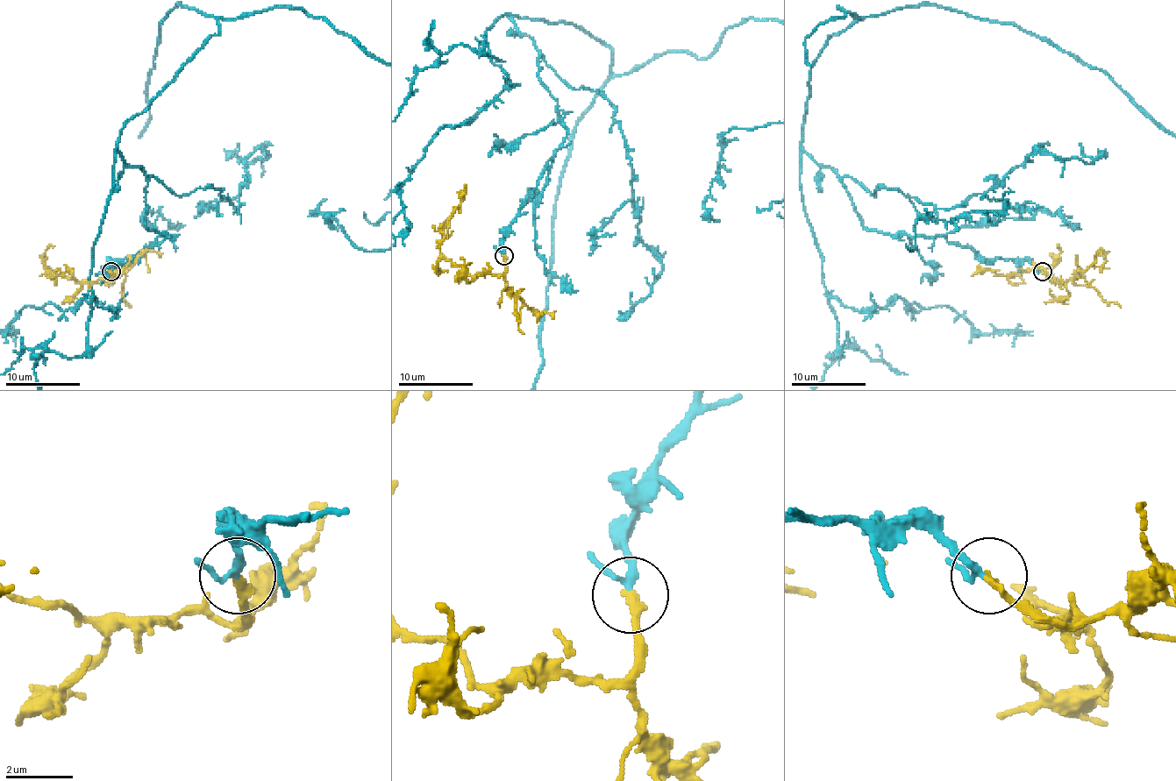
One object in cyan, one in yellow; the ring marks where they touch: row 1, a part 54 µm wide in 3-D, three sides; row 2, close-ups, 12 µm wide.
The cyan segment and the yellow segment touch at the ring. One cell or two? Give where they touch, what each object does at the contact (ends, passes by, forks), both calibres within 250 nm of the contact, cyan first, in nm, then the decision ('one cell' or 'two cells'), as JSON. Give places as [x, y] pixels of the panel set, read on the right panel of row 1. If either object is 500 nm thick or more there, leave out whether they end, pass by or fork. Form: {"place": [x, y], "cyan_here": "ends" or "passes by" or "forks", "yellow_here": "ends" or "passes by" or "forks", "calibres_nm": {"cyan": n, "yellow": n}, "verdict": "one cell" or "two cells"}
{"place": [1043, 272], "cyan_here": "passes by", "yellow_here": "ends", "calibres_nm": {"cyan": 180, "yellow": 240}, "verdict": "one cell"}

